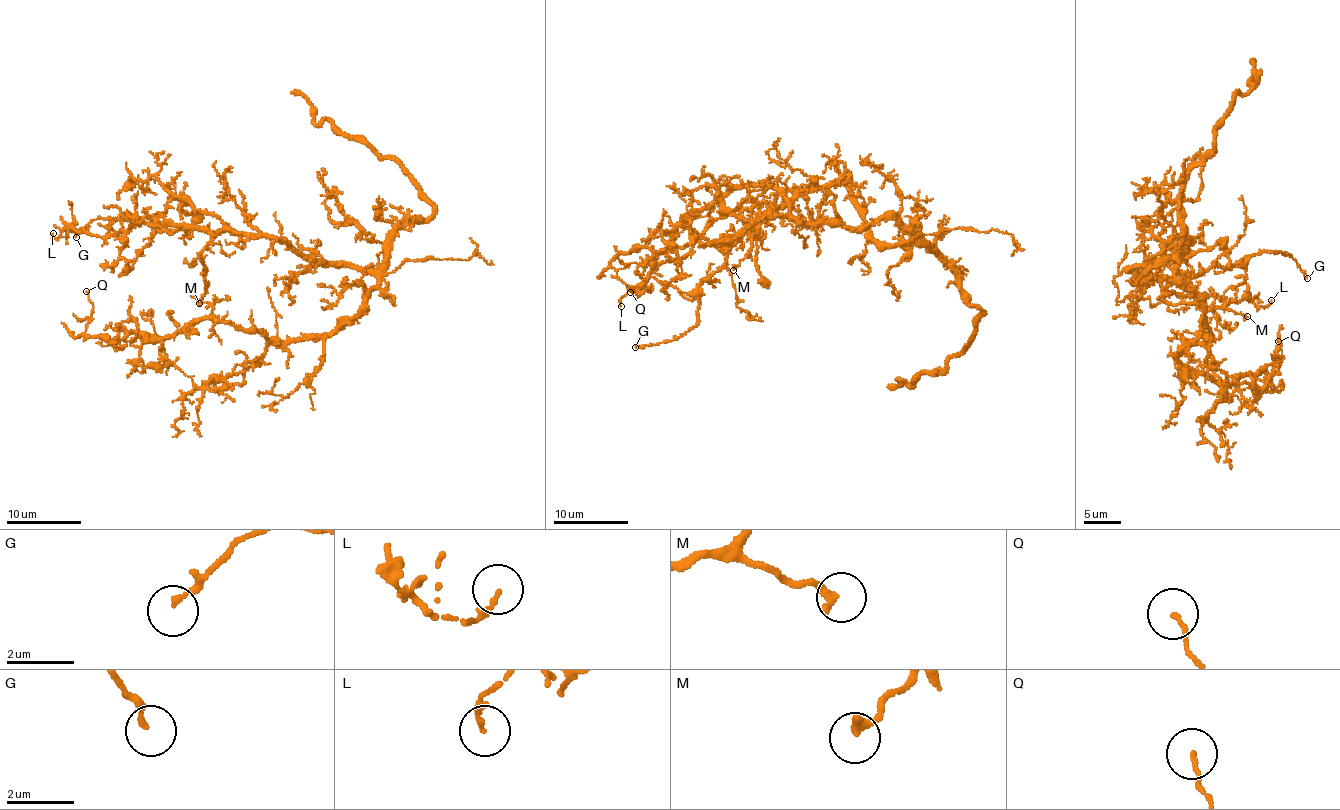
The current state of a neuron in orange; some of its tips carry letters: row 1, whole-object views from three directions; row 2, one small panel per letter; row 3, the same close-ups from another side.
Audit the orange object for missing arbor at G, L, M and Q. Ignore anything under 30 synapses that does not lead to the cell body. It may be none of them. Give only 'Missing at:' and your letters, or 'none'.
Missing at: none

